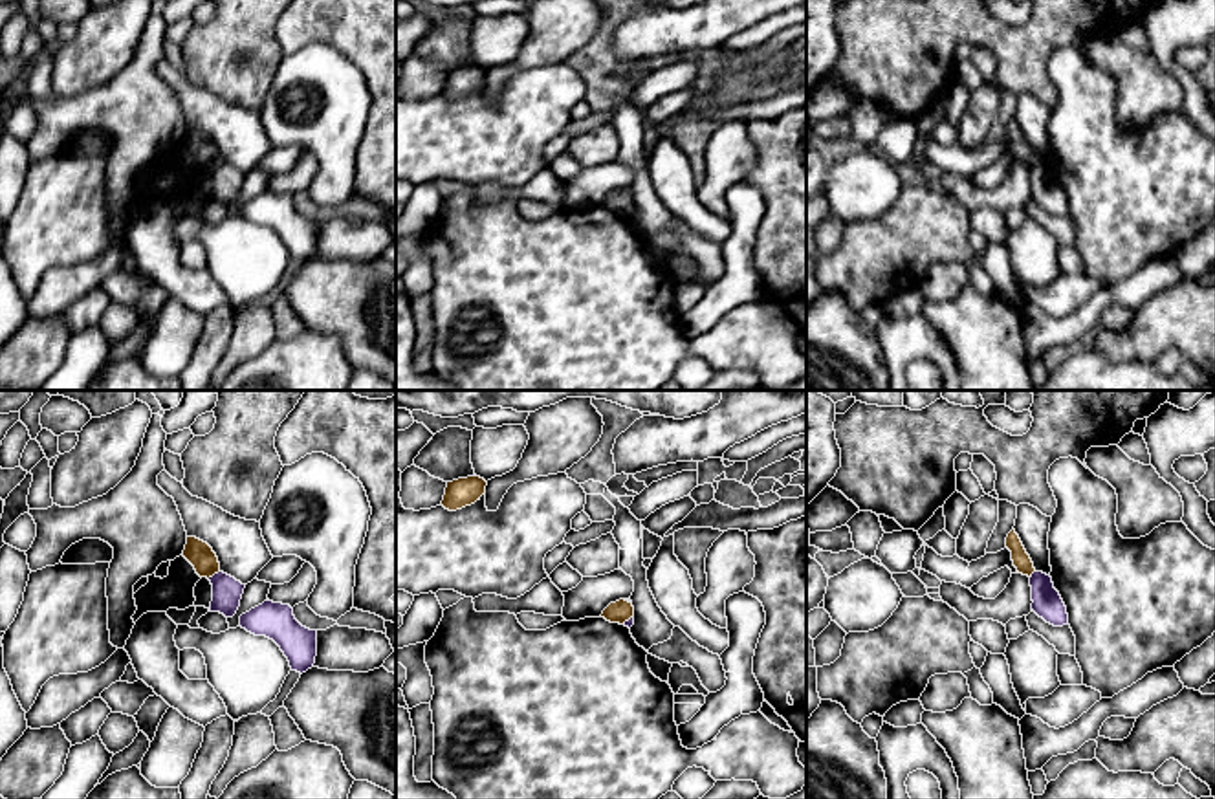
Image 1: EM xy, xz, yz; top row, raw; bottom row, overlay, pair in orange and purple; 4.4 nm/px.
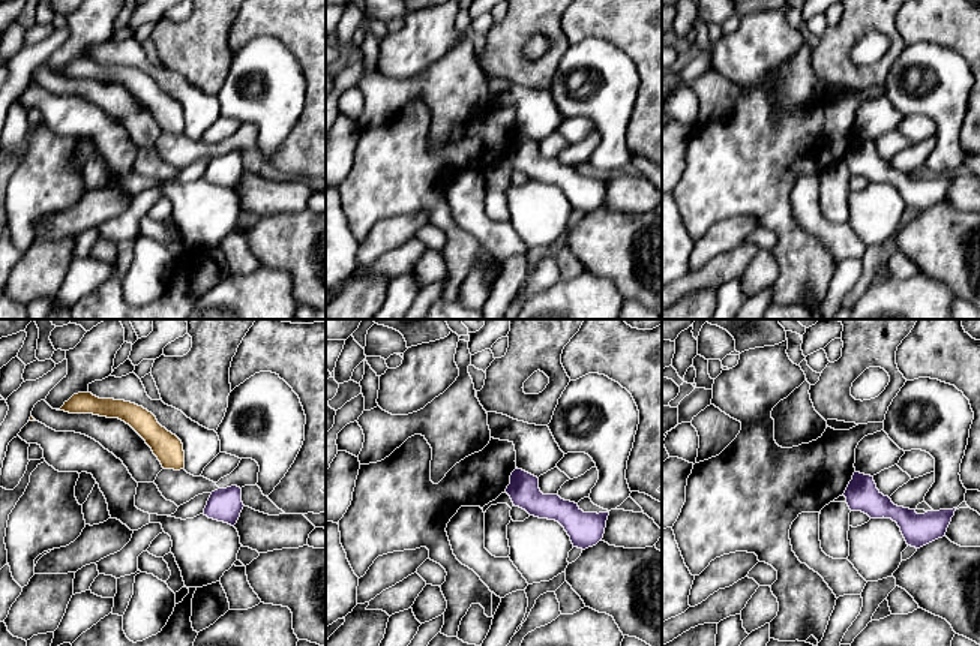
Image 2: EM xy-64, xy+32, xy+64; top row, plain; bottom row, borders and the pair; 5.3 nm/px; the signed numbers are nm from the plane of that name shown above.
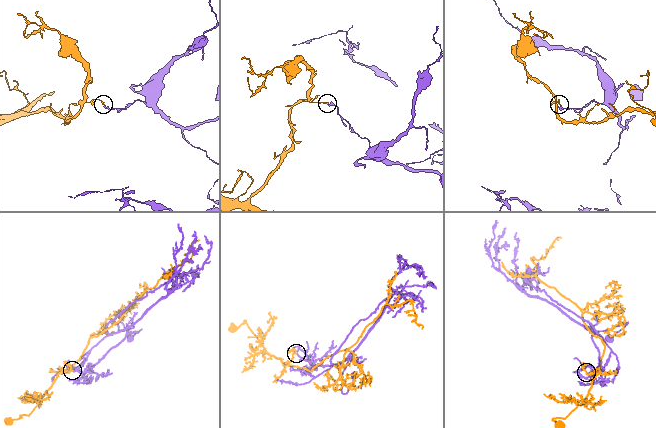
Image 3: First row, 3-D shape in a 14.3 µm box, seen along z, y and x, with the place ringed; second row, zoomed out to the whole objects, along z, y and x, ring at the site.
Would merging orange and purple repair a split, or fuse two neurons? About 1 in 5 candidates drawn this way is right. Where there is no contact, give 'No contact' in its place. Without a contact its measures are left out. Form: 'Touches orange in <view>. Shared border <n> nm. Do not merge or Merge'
Touches orange in xy. Shared border 70 nm. Do not merge

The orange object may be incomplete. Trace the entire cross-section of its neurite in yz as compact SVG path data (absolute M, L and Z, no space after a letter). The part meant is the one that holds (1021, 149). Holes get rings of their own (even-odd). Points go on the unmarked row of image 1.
M1012 119L1008 123L1006 137L1012 141L1012 150L1013 150L1013 156L1017 158L1017 161L1032 167L1032 163L1035 161L1034 152L1032 152L1030 145L1026 143L1015 119Z

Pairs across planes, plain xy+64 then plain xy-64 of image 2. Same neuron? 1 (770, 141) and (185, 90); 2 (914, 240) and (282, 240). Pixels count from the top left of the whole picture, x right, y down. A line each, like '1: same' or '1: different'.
1: different
2: same

